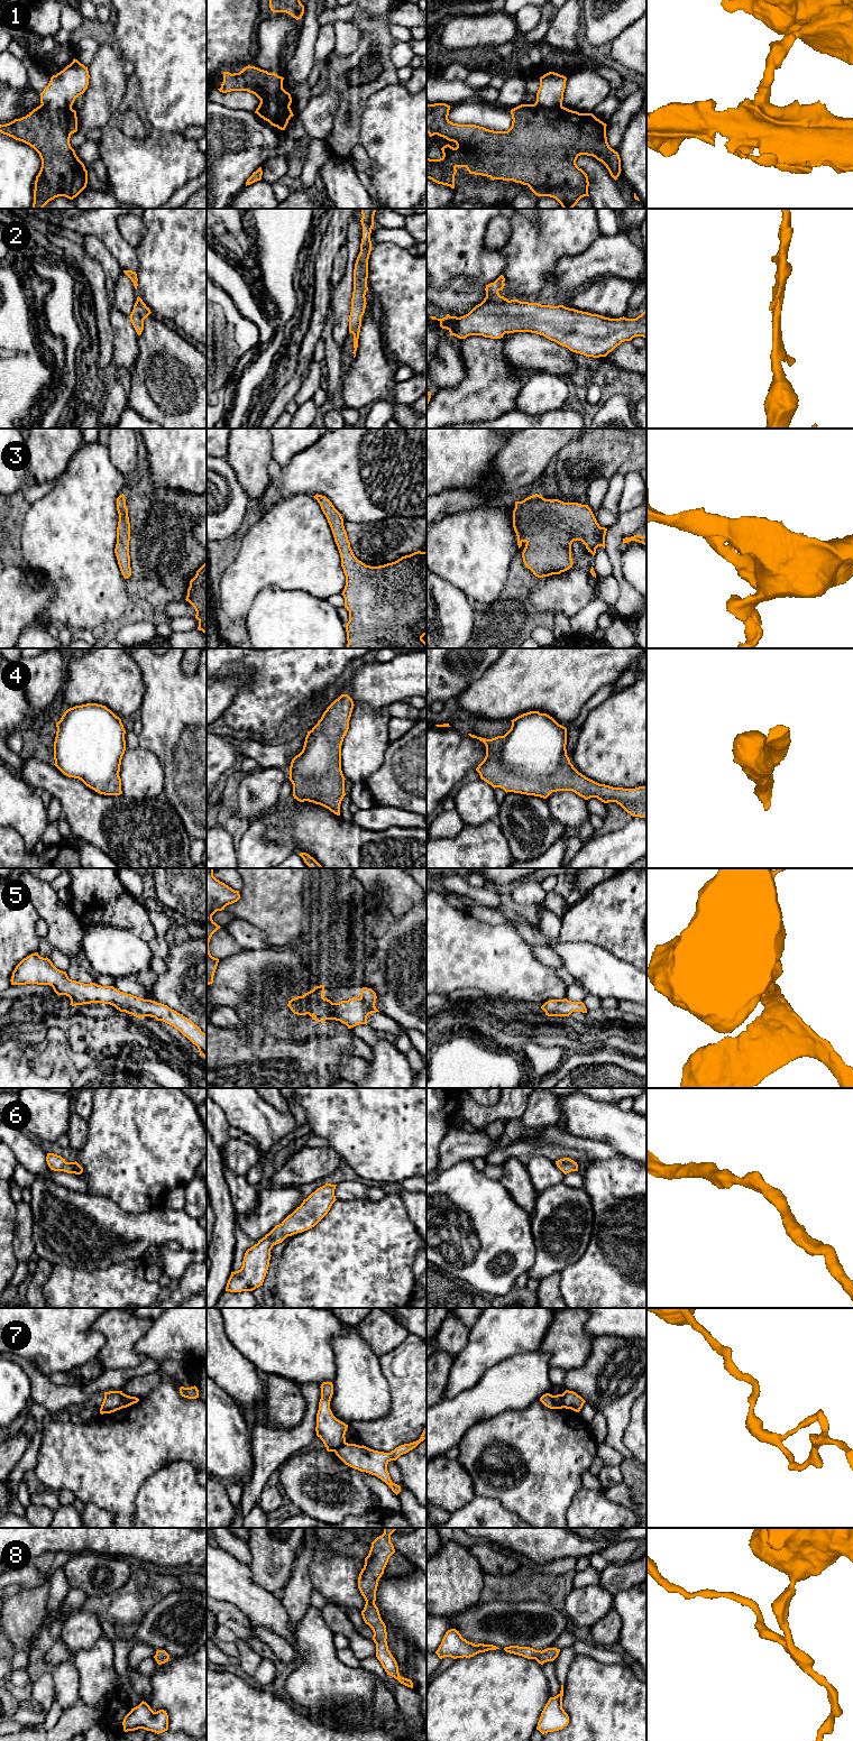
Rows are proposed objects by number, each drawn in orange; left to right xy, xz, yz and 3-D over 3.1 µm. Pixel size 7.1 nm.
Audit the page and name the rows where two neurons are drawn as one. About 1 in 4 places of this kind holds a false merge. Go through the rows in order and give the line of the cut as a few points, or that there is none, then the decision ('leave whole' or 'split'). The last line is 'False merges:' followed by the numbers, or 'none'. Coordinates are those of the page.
1: xz (267, 106), (273, 103), (284, 107), (290, 112) | split
2: no cut | leave whole
3: no cut | leave whole
4: no cut | leave whole
5: no cut | leave whole
6: no cut | leave whole
7: xy (122, 1393), (125, 1407) | split
8: no cut | leave whole
False merges: 1, 7

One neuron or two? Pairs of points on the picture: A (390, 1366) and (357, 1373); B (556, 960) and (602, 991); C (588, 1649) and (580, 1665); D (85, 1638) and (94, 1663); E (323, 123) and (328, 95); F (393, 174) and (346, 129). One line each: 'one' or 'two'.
A: two
B: two
C: two
D: two
E: one
F: two

